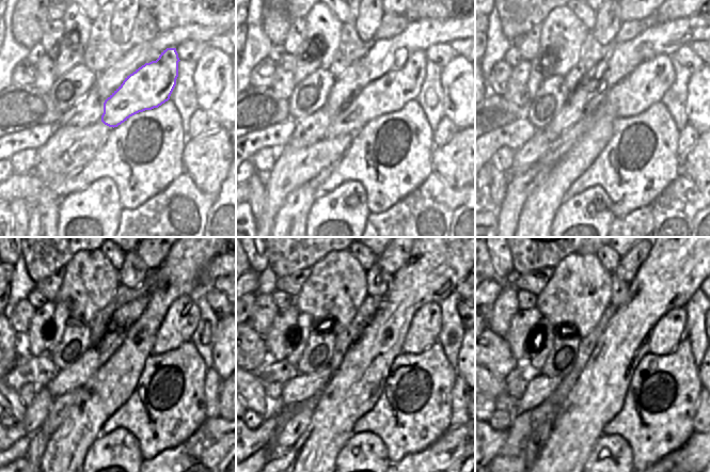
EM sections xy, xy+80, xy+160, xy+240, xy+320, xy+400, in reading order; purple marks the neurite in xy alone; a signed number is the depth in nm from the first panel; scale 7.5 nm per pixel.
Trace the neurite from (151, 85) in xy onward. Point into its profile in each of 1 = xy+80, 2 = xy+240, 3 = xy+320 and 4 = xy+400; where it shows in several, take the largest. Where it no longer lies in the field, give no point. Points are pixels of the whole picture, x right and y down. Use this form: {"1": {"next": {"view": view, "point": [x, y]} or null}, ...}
{"1": {"next": {"view": "xy+80", "point": [390, 93]}}, "2": {"next": {"view": "xy+240", "point": [183, 316]}}, "3": {"next": {"view": "xy+320", "point": [425, 327]}}, "4": {"next": {"view": "xy+400", "point": [664, 339]}}}

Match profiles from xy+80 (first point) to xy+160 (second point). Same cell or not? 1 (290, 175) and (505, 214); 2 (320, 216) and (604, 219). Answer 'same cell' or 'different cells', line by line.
1: same cell
2: same cell

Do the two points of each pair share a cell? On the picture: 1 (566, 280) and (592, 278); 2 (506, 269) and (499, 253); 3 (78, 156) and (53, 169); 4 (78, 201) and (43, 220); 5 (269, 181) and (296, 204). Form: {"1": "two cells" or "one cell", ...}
{"1": "one cell", "2": "one cell", "3": "one cell", "4": "two cells", "5": "two cells"}

